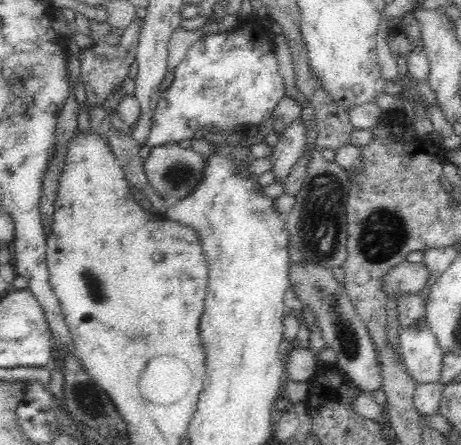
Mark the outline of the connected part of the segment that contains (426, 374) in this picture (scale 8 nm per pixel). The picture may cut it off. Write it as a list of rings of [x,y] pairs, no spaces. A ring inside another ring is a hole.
[[[426,321],[412,328],[402,327],[400,353],[407,371],[418,384],[439,381],[444,351]]]

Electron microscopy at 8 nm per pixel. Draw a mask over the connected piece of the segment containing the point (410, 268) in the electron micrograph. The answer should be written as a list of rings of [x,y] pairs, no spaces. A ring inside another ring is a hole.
[[[404,261],[384,276],[382,289],[386,291],[387,296],[395,293],[420,295],[428,284],[428,278],[430,278],[430,271],[424,262],[412,264],[412,262]]]

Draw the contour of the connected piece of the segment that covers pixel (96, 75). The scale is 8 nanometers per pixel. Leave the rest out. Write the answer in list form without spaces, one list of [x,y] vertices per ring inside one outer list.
[[[135,17],[125,29],[121,30],[120,42],[117,45],[110,45],[105,40],[99,40],[96,44],[81,49],[79,56],[81,61],[79,79],[84,85],[89,106],[102,105],[116,85],[124,81],[126,77],[129,77],[129,68],[135,61],[143,22],[144,19]]]

